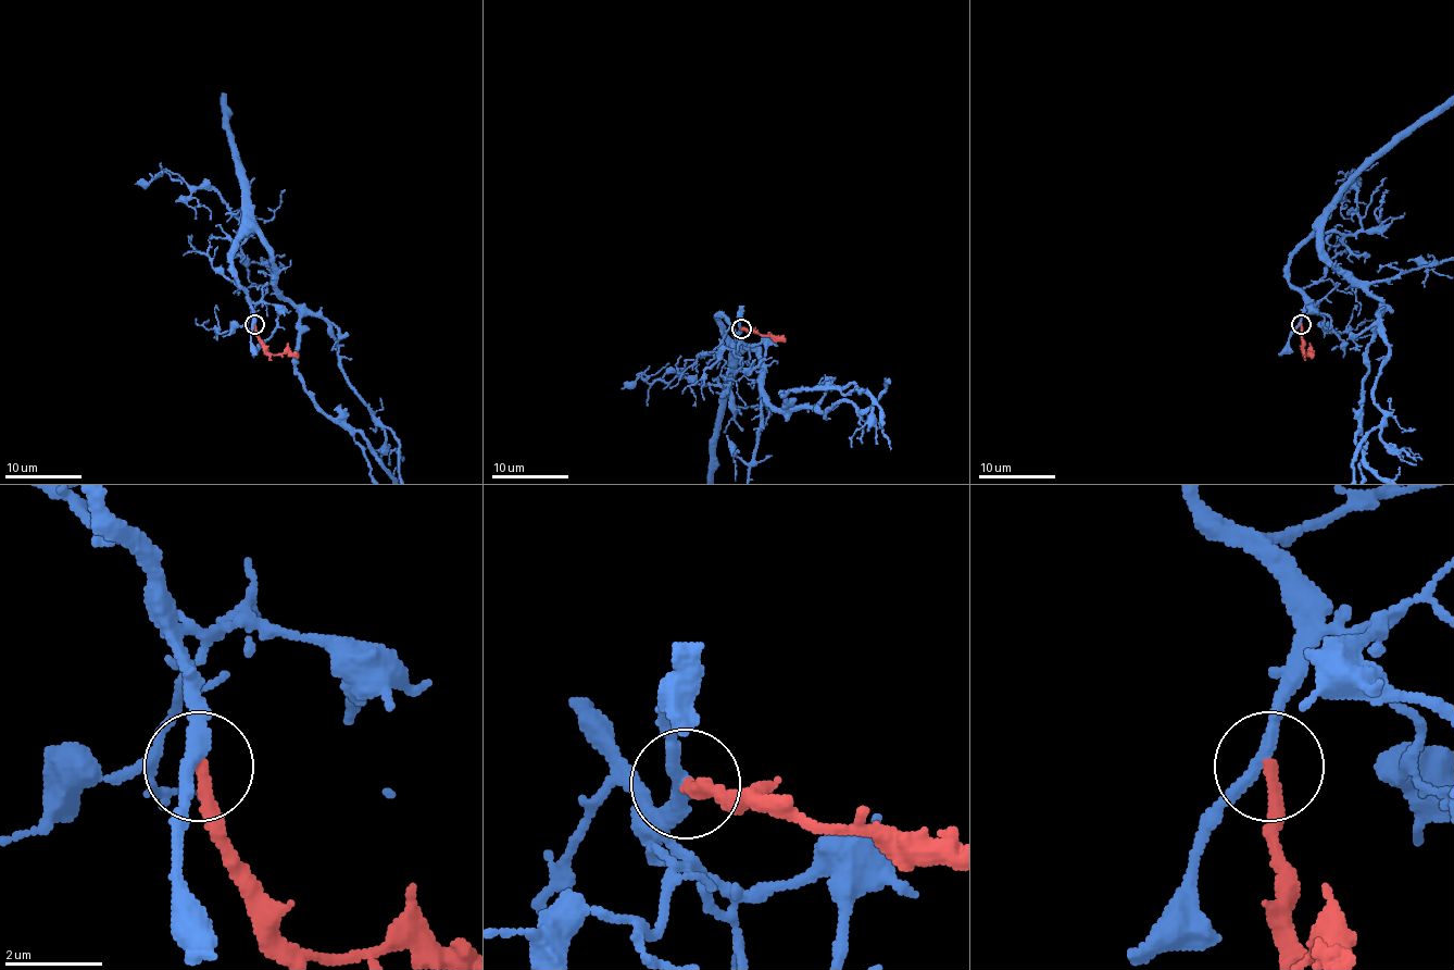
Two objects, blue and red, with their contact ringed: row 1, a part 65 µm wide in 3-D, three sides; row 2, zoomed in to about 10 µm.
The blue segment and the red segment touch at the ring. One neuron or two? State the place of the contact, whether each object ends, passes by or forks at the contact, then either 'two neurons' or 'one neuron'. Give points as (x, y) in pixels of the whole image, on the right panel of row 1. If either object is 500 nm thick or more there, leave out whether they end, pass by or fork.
(1301, 324) | blue passes by | red ends | one neuron

